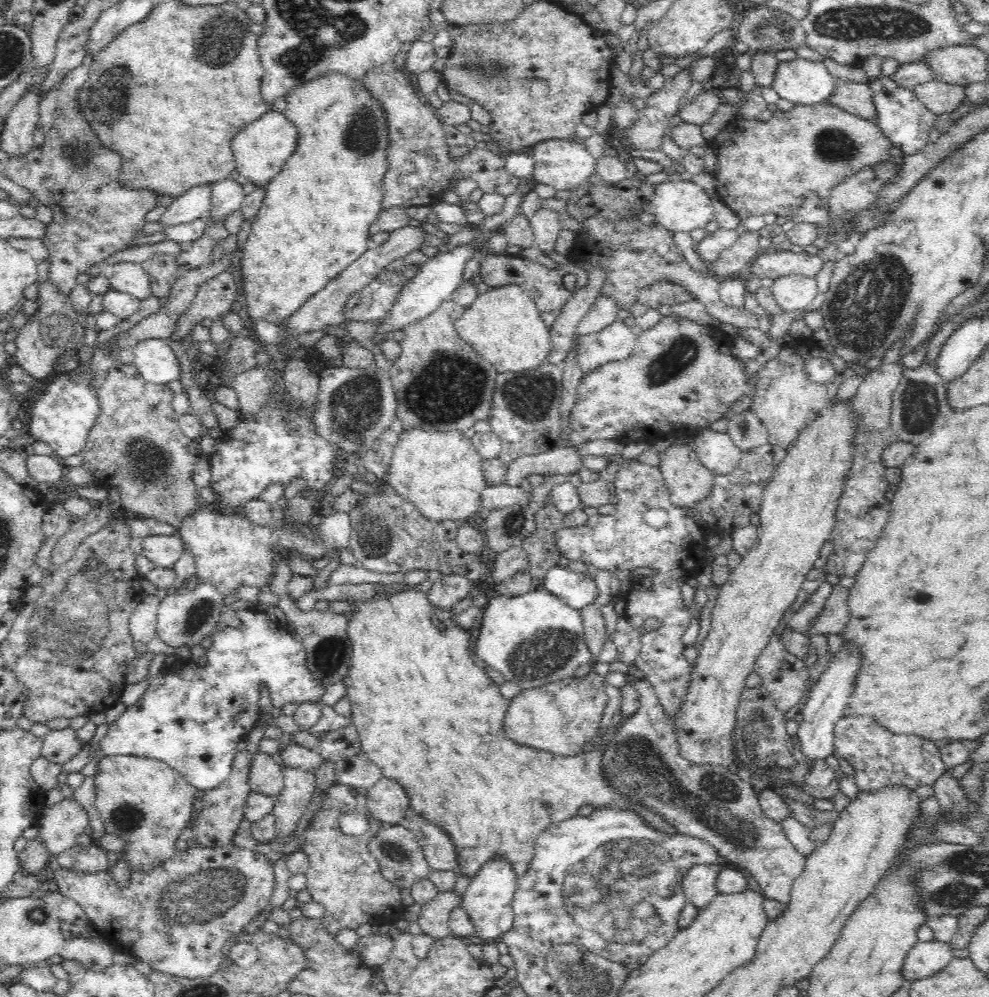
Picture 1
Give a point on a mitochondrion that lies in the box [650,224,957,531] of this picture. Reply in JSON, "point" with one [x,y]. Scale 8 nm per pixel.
{"point":[865,308]}

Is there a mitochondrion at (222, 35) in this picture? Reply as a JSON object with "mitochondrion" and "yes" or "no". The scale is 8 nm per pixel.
{"mitochondrion":"yes"}

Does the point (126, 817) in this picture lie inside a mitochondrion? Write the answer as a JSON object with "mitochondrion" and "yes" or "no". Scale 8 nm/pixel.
{"mitochondrion":"yes"}

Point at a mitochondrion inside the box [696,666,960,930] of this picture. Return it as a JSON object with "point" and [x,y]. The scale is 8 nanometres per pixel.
{"point":[788,773]}

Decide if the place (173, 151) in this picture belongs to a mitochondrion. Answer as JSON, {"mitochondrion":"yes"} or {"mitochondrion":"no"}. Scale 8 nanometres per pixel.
{"mitochondrion":"no"}

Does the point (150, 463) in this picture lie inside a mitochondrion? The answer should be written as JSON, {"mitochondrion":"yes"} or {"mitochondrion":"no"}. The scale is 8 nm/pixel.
{"mitochondrion":"yes"}

